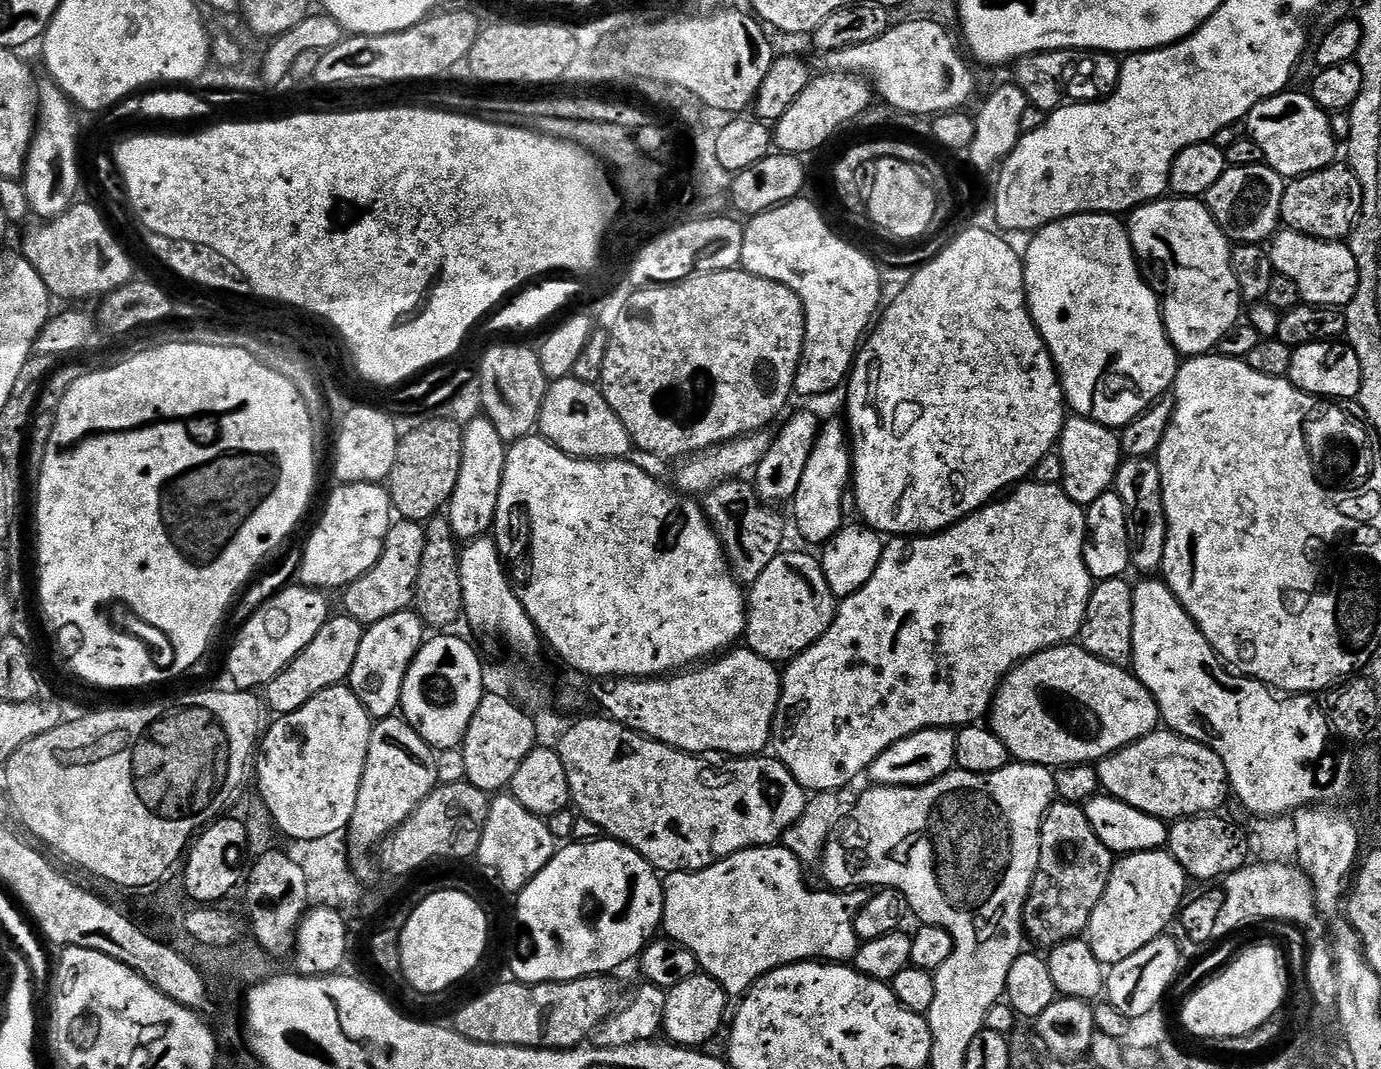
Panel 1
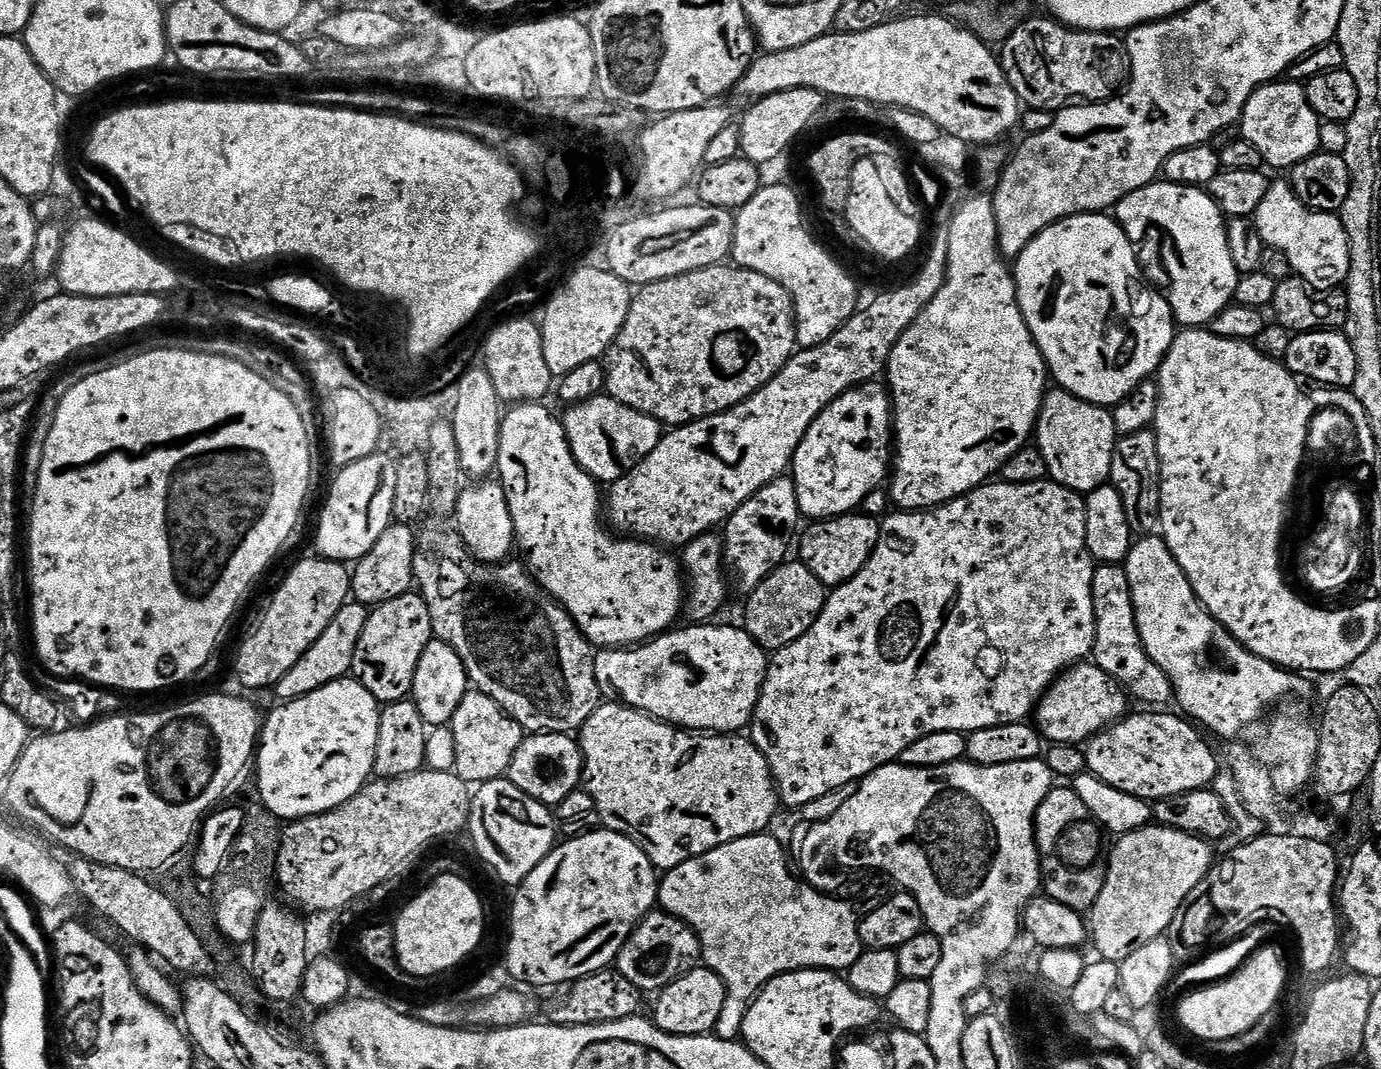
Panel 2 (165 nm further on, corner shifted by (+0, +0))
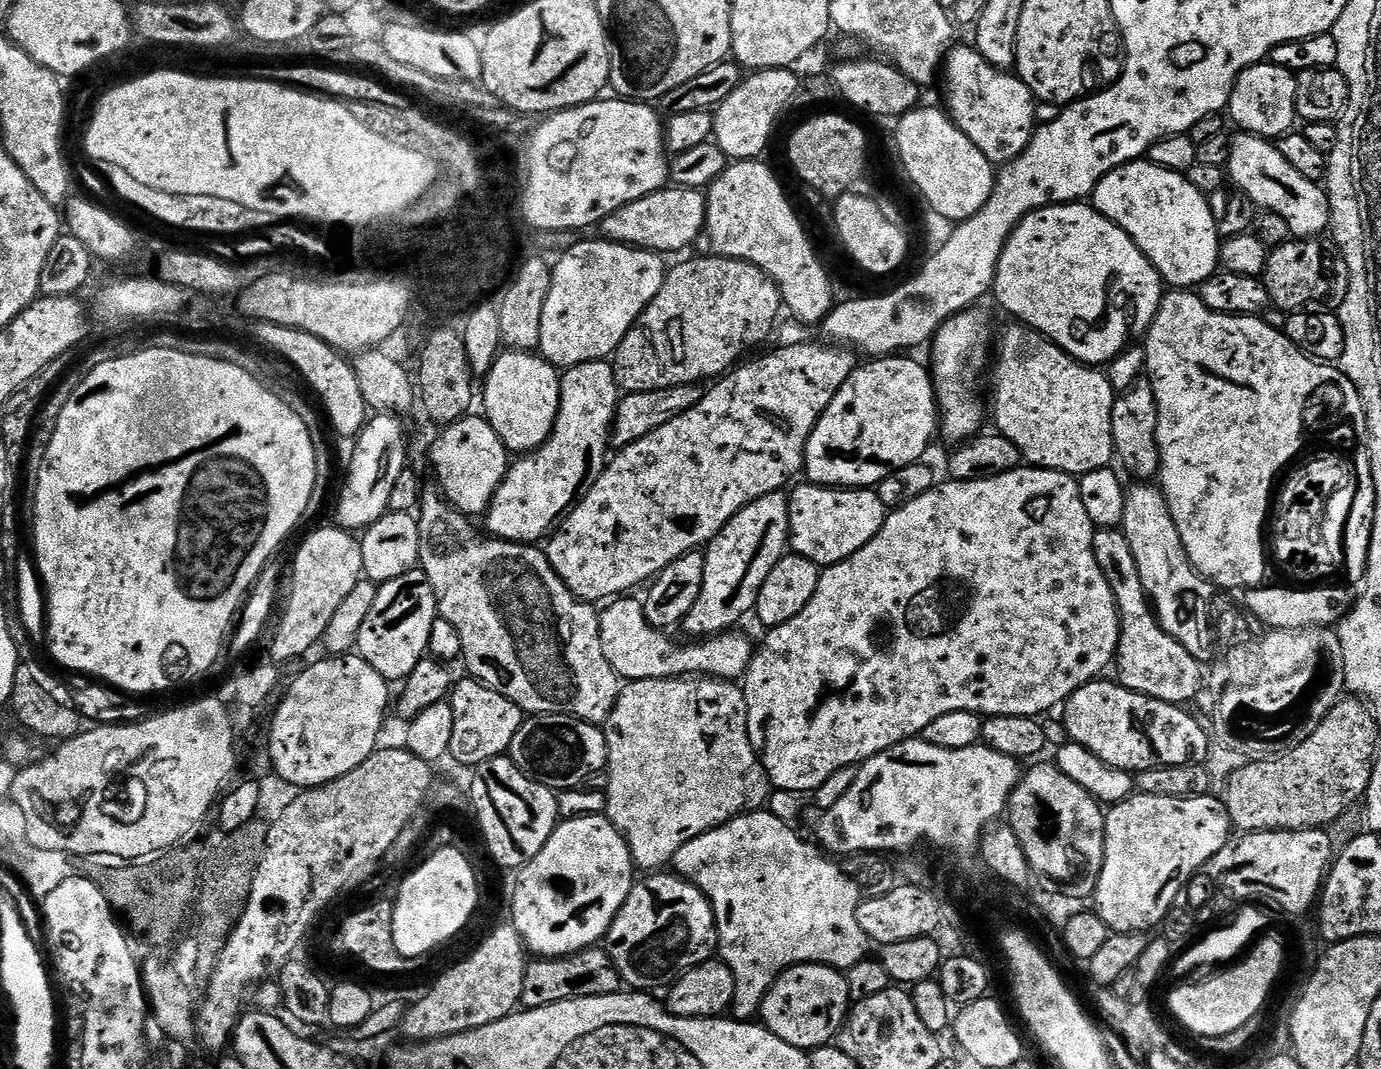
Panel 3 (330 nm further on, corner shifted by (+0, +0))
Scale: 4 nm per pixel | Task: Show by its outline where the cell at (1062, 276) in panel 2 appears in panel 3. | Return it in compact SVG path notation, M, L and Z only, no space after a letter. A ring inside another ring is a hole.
M1088 202L1052 204L1048 208L1040 208L1036 212L1025 216L1024 221L1012 231L1006 246L1002 250L1002 258L998 262L994 285L994 297L996 296L997 302L1012 315L1012 318L1031 328L1033 332L1040 333L1041 336L1046 337L1053 344L1057 344L1063 352L1068 356L1073 356L1078 363L1089 366L1107 366L1111 364L1113 358L1119 356L1129 347L1127 344L1131 336L1143 337L1147 333L1148 327L1154 322L1156 311L1165 291L1166 288L1161 281L1160 273L1144 257L1143 250L1117 224L1107 220L1101 212L1096 211Z

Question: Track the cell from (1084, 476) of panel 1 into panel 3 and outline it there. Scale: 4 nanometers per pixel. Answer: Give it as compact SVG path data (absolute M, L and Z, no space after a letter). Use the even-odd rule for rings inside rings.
M1012 322L1001 332L999 329L998 344L999 340L1000 349L997 352L995 349L994 367L991 369L993 392L990 416L996 419L995 431L1014 443L1029 465L1038 468L1051 468L1054 472L1065 472L1067 476L1079 478L1109 467L1116 456L1111 412L1118 393L1110 386L1107 375L1099 367L1078 363L1057 344L1019 322Z

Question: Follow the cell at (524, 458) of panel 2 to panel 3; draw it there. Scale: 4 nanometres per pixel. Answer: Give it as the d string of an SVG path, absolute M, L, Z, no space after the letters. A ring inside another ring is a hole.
M504 350L483 377L484 409L489 426L512 454L531 454L548 441L560 409L561 373L543 356Z

